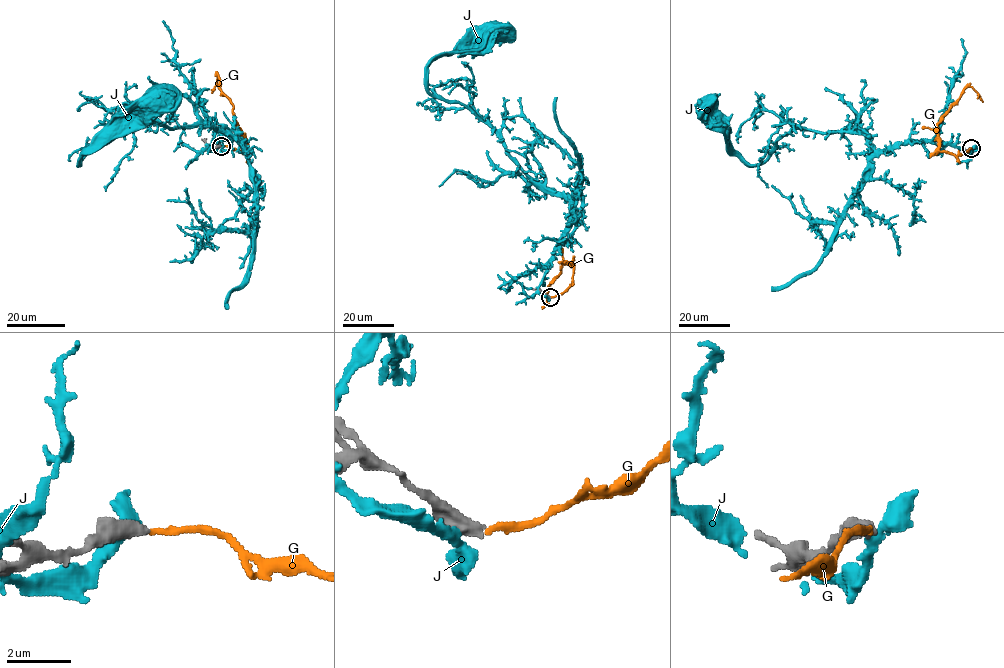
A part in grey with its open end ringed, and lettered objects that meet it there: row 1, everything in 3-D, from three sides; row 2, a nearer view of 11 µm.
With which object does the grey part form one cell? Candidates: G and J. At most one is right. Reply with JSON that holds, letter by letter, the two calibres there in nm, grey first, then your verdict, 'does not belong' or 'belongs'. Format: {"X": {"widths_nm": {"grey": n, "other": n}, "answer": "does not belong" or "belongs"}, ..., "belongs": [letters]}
{"G": {"widths_nm": {"grey": 440, "other": 180}, "answer": "belongs"}, "J": {"widths_nm": {"grey": 600, "other": 360}, "answer": "does not belong"}, "belongs": ["G"]}

